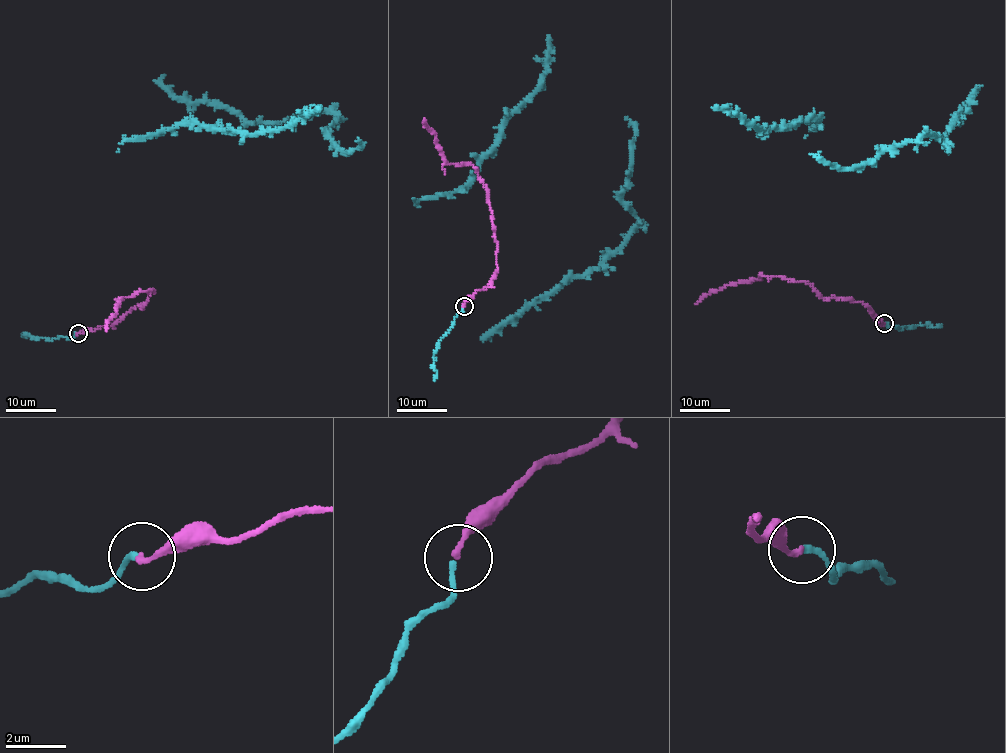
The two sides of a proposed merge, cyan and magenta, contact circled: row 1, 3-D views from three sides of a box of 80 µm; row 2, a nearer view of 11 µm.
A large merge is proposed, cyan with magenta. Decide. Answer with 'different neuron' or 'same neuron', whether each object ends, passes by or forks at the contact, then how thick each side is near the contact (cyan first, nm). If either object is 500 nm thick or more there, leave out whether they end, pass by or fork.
same neuron | cyan ends | magenta ends | 190/190 nm

